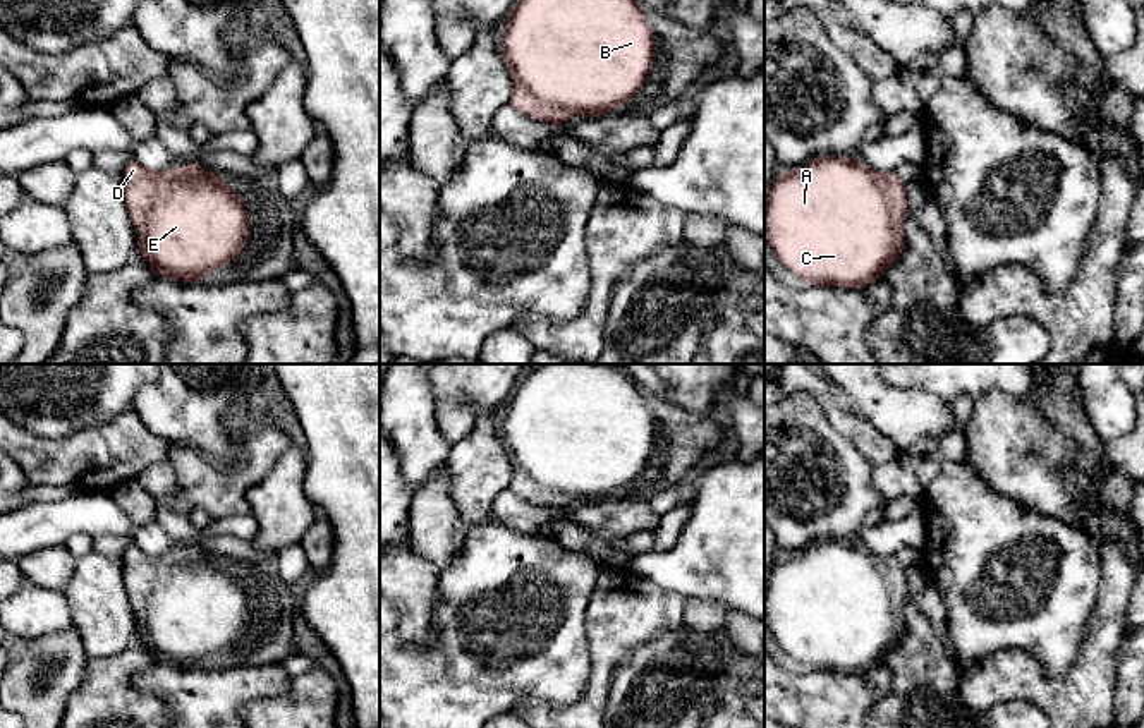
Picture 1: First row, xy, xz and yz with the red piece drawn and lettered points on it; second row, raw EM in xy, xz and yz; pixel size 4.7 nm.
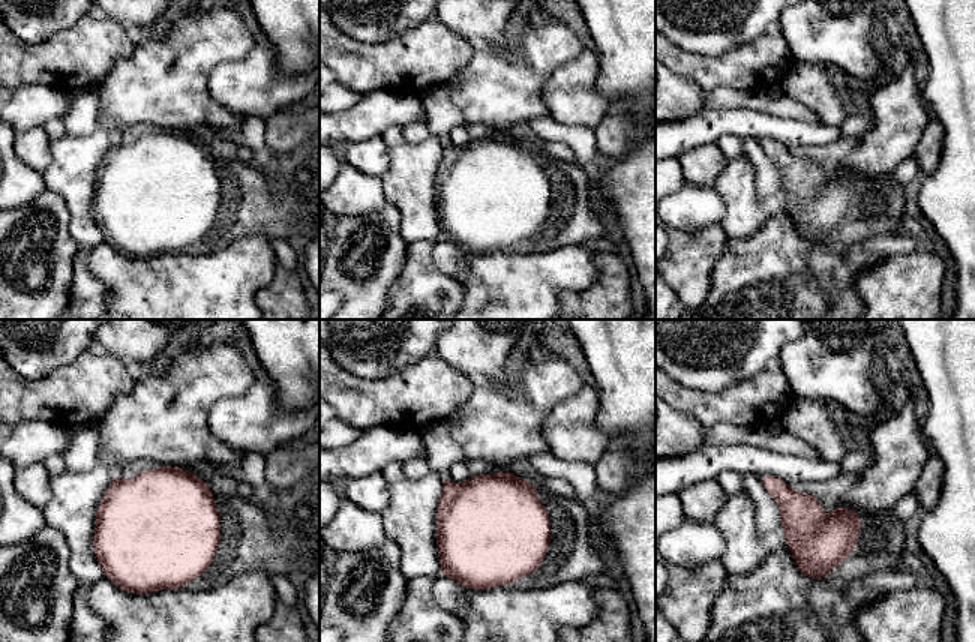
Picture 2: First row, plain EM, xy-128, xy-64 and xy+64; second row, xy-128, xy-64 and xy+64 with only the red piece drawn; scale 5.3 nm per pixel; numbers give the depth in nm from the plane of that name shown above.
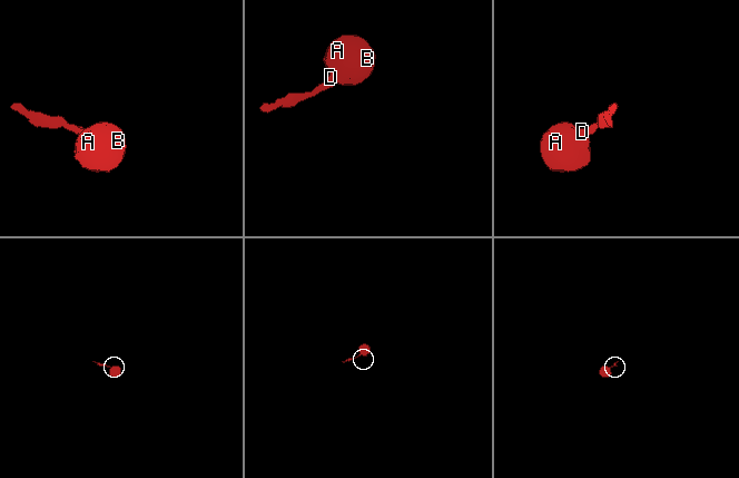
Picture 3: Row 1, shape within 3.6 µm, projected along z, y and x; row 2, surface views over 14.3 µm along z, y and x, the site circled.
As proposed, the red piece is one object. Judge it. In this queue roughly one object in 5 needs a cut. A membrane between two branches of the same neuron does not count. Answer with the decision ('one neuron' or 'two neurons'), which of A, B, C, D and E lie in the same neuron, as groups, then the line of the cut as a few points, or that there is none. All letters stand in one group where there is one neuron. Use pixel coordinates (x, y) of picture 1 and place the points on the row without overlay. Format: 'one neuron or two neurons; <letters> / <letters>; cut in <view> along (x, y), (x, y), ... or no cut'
one neuron; A B C D E; no cut

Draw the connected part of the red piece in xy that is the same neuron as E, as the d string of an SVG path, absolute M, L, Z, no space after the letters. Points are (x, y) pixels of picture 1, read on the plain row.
M134 543L124 549L122 558L127 599L137 616L137 637L158 663L186 668L204 664L242 637L249 616L249 598L242 582L228 572L228 563L206 556L198 546L151 556Z

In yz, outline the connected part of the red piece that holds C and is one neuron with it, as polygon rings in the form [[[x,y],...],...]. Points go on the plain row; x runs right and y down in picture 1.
[[[814,541],[800,553],[780,555],[770,568],[764,577],[764,622],[782,651],[811,671],[862,673],[883,663],[905,634],[905,568],[895,555],[874,556],[867,548],[845,541]]]

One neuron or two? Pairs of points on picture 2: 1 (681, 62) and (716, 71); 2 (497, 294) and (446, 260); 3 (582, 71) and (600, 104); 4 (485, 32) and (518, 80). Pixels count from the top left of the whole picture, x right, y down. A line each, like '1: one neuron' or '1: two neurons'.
1: one neuron
2: one neuron
3: one neuron
4: two neurons

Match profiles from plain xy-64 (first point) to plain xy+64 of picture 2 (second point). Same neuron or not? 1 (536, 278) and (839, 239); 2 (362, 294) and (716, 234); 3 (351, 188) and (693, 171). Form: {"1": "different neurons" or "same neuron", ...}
{"1": "different neurons", "2": "same neuron", "3": "different neurons"}

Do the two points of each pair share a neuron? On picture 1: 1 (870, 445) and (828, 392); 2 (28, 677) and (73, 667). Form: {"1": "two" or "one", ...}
{"1": "one", "2": "one"}

